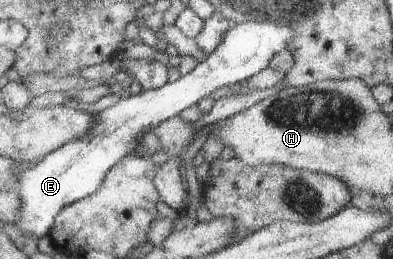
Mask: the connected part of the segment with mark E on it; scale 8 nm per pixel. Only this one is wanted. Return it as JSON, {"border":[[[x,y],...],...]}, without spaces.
{"border":[[[249,21],[245,24],[234,24],[227,33],[224,43],[208,58],[208,61],[200,63],[190,74],[175,82],[170,82],[160,89],[144,89],[142,93],[120,99],[111,108],[96,114],[97,124],[94,124],[91,130],[88,130],[82,137],[69,141],[58,151],[47,155],[35,168],[24,174],[17,188],[23,197],[23,208],[21,220],[16,224],[16,227],[21,231],[32,233],[34,238],[38,239],[50,235],[60,213],[76,202],[98,193],[110,171],[125,157],[132,156],[143,147],[141,140],[144,136],[165,124],[166,121],[179,116],[184,109],[194,107],[202,99],[214,95],[219,89],[240,84],[255,77],[255,75],[259,75],[266,68],[270,68],[272,59],[278,53],[282,53],[286,49],[290,50],[289,47],[296,39],[297,29],[294,26],[283,26],[277,21]]]}

